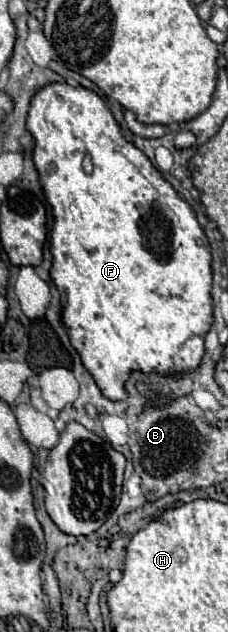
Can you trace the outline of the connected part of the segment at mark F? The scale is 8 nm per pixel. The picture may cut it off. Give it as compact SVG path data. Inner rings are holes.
M50 82L44 88L40 88L30 102L30 110L28 110L28 118L26 118L26 130L32 134L34 138L34 152L32 152L32 160L34 166L40 174L40 182L42 182L42 190L44 196L48 200L48 204L52 206L52 214L54 214L54 226L50 232L50 252L52 252L52 270L50 270L50 278L54 282L54 286L60 292L62 298L62 322L68 330L70 342L72 346L80 352L82 356L82 364L88 368L88 372L94 376L96 384L100 386L102 394L108 400L124 400L126 398L126 390L124 390L124 382L130 376L132 370L142 370L142 372L162 372L162 374L182 374L184 370L196 368L204 356L204 336L212 326L212 298L210 298L210 290L212 290L212 270L210 270L210 246L208 240L196 220L194 210L190 208L190 204L186 200L182 200L176 190L160 176L160 172L150 164L150 160L146 158L144 152L140 152L132 142L128 142L122 132L120 126L116 124L112 112L106 108L106 104L102 102L102 98L88 90L88 88L74 88L66 82ZM84 150L88 150L92 154L92 174L84 174L82 170L82 158L84 158Z

